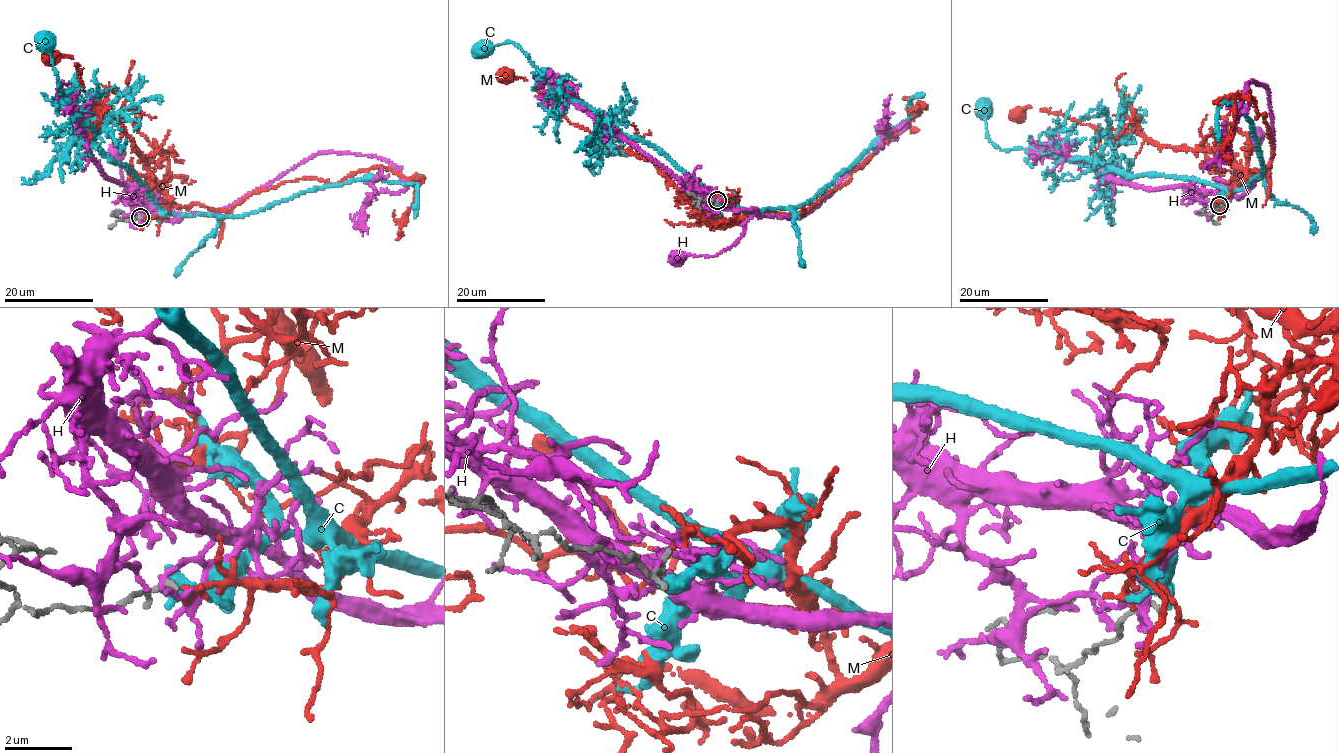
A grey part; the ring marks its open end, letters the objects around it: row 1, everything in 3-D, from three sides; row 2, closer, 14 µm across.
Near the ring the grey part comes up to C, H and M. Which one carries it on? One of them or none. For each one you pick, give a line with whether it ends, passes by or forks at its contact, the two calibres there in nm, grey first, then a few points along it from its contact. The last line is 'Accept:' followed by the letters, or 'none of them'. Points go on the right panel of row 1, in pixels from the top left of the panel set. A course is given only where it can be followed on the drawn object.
M: it ends there; 150 nm thick on the grey side, 170 nm on the other; it runs (1219, 205), (1274, 155), (1266, 115), (1257, 118), (1244, 91), (1224, 149), (1229, 165)
Accept: M

